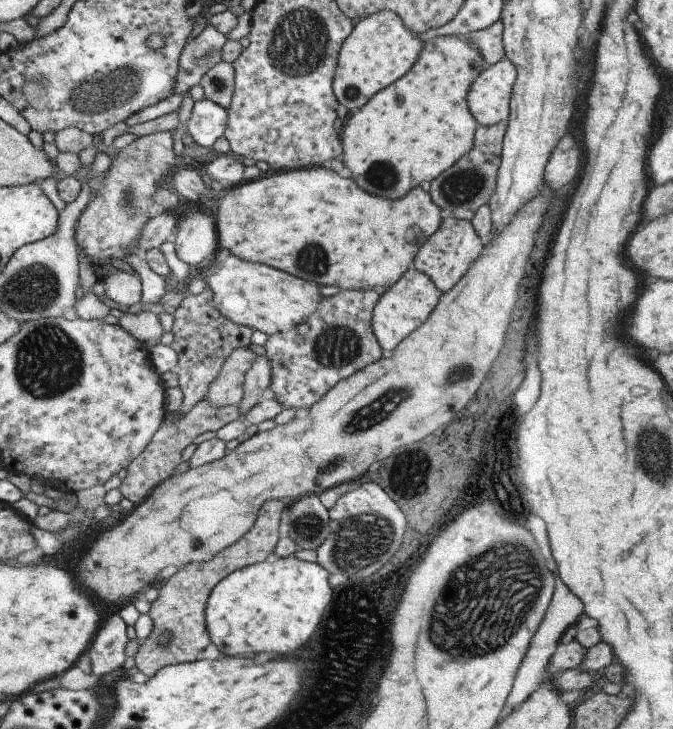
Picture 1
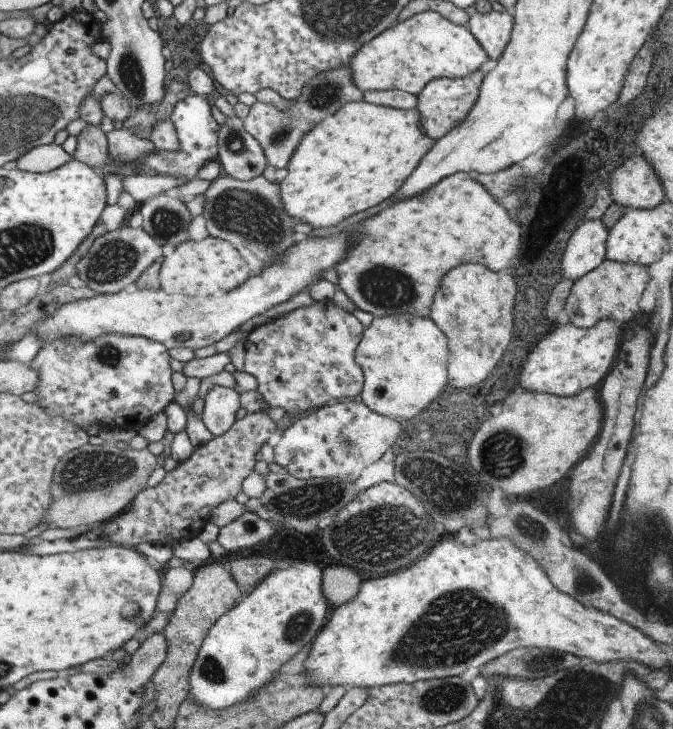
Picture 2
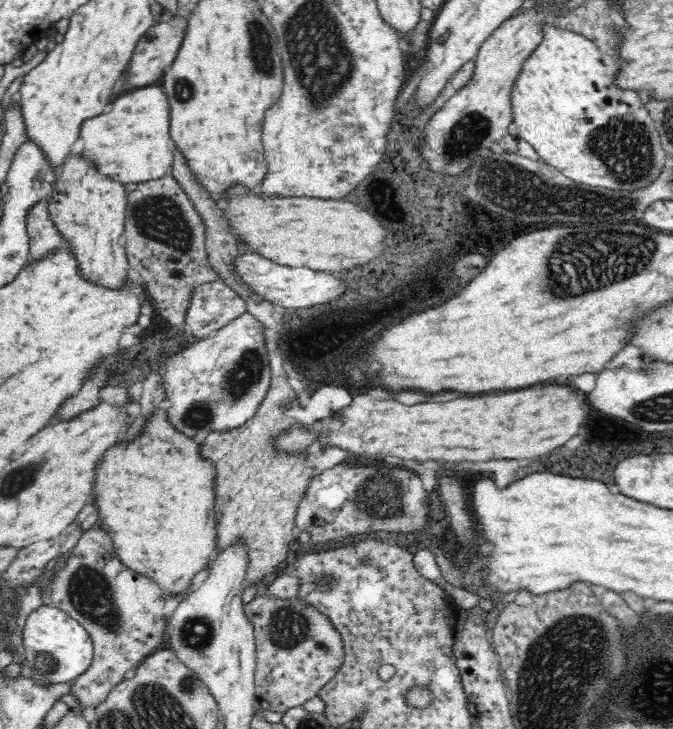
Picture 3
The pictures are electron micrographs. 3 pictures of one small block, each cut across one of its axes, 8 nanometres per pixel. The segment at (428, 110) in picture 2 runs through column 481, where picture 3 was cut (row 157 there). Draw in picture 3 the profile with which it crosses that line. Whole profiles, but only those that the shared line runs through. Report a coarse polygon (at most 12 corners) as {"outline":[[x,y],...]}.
{"outline":[[74,154],[48,198],[80,276],[122,290],[126,194]]}

